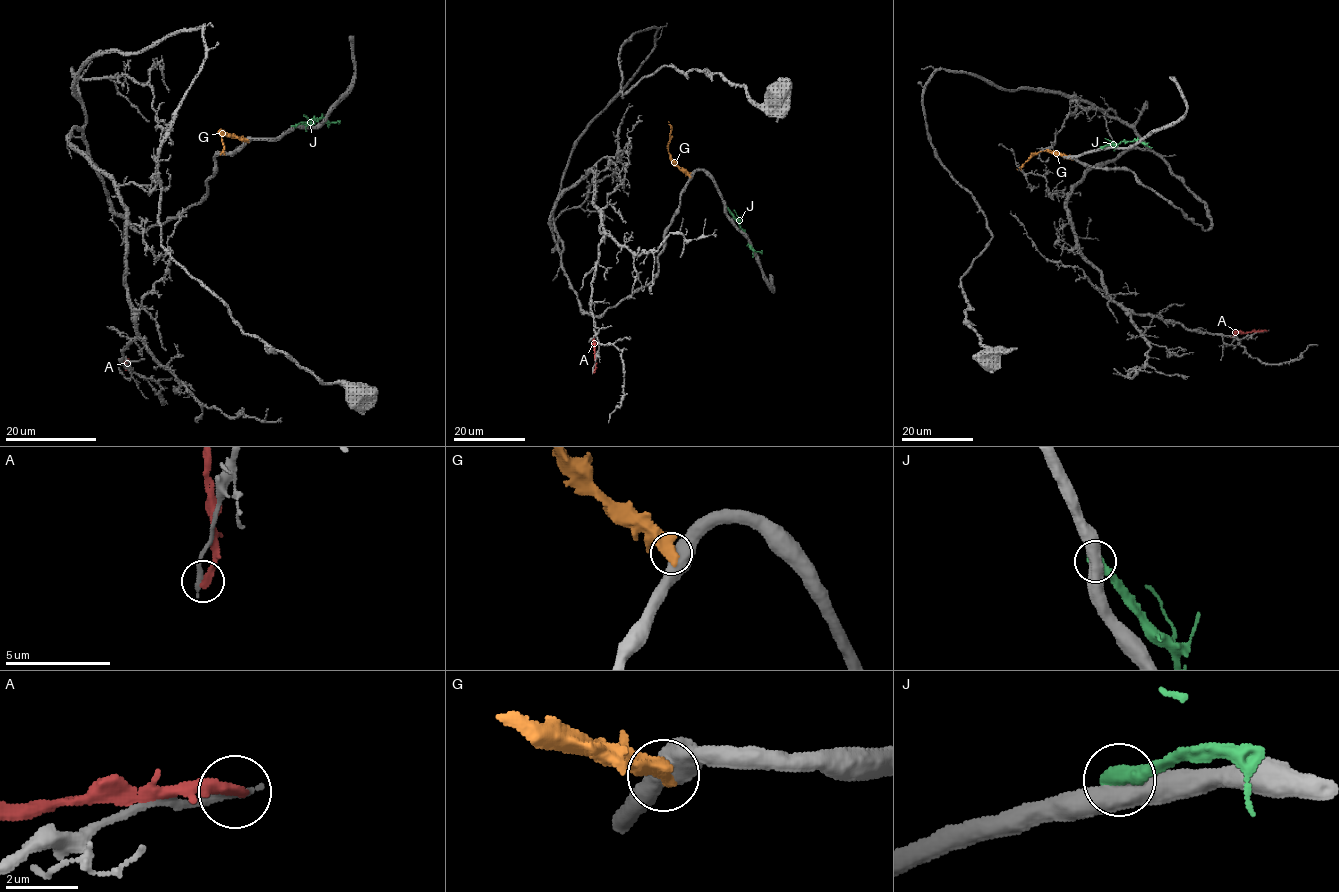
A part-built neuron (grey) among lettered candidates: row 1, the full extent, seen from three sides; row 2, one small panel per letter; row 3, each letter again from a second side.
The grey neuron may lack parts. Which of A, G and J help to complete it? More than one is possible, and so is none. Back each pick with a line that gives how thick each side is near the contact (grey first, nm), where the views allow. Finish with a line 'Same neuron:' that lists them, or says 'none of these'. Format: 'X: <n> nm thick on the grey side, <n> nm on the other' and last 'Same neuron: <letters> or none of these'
Same neuron: none of these

